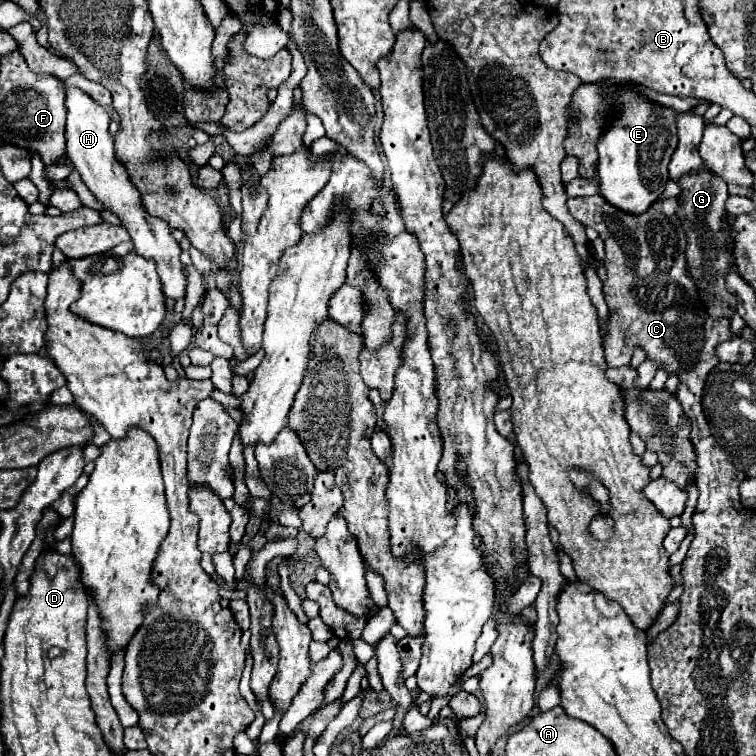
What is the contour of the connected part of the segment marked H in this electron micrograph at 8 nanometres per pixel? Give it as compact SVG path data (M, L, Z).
M65 86L65 108L67 108L67 158L69 162L75 164L77 172L81 174L81 180L95 194L95 198L123 220L123 226L127 228L135 244L135 252L147 260L155 260L165 296L173 300L183 298L185 288L187 288L187 278L183 274L183 264L179 260L181 248L177 240L171 236L171 230L165 224L165 220L153 218L147 212L143 212L141 194L137 194L137 188L133 188L123 164L119 164L115 158L113 136L109 134L109 112L103 106L99 106L89 94L85 94L83 90L75 86Z

